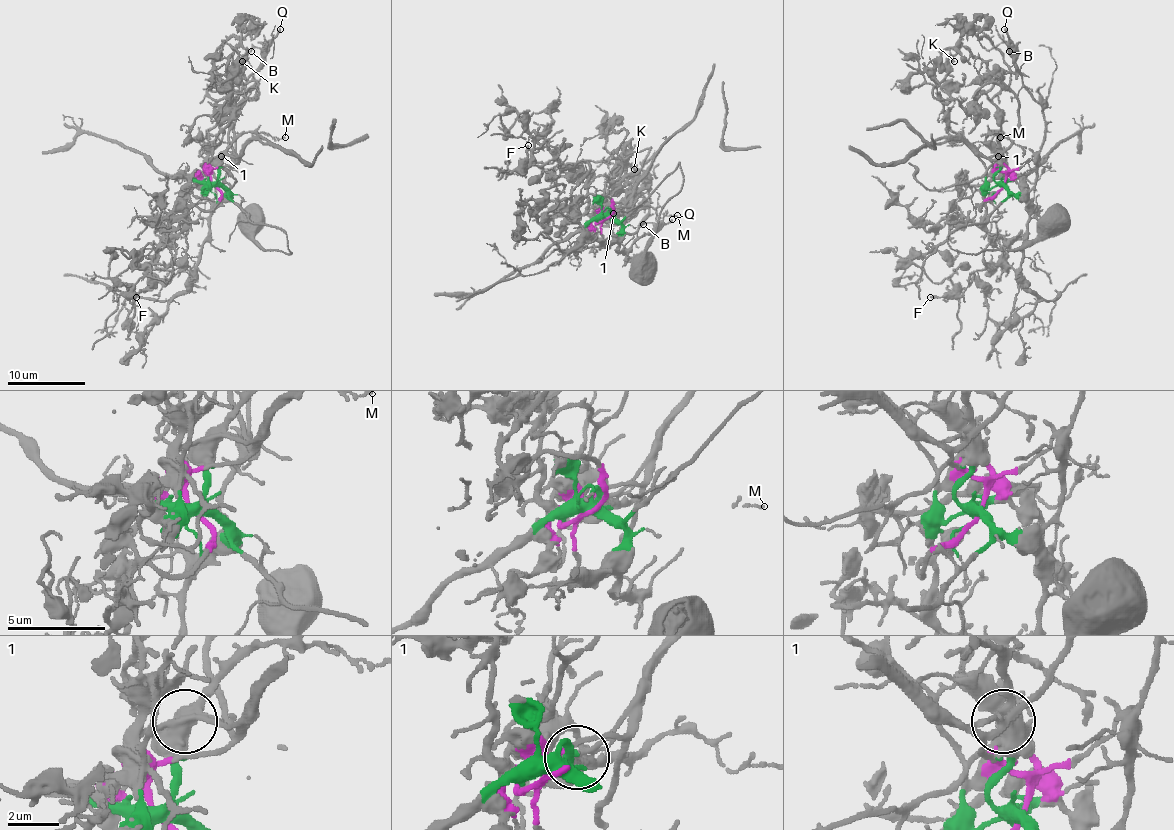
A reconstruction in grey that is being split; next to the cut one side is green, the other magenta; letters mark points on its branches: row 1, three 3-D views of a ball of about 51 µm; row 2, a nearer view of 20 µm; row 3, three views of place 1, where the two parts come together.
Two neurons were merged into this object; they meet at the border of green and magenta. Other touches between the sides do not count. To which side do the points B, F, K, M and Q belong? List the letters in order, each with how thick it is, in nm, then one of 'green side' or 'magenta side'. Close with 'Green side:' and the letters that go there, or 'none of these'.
B: 150 nm thick; green side
F: 240 nm thick; magenta side
K: 90 nm thick; magenta side
M: 160 nm thick; green side
Q: 190 nm thick; green side
Green side: B, M, Q

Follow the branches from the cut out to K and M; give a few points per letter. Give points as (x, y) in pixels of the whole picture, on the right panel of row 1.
K: (1004, 185), (986, 136), (1000, 128), (986, 91), (994, 77), (982, 77), (957, 46), (949, 50), (955, 62)
M: (1004, 185), (994, 179), (998, 169), (998, 138), (990, 132), (1002, 134), (1000, 138)

